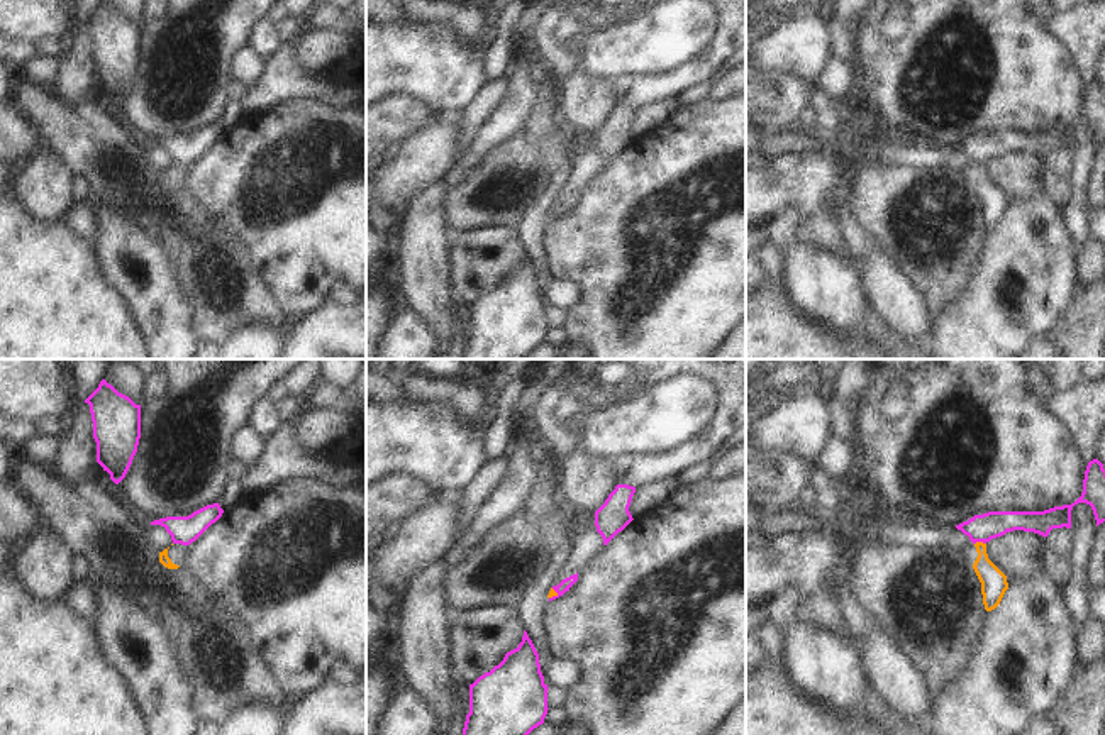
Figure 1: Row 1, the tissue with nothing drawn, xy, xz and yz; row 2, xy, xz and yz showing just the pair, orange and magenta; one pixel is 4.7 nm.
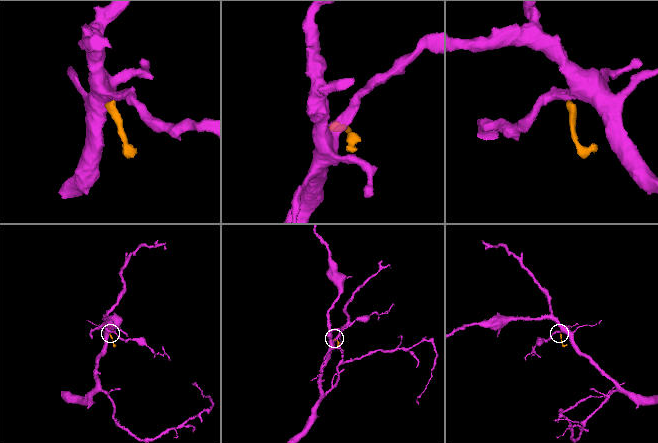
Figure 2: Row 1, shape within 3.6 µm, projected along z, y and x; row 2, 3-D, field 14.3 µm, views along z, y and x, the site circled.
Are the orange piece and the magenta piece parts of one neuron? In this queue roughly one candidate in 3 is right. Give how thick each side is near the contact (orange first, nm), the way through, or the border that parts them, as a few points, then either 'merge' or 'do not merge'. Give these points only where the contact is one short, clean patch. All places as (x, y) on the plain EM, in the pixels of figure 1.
130/130 nm | along yz (985, 163), (975, 165) | do not merge

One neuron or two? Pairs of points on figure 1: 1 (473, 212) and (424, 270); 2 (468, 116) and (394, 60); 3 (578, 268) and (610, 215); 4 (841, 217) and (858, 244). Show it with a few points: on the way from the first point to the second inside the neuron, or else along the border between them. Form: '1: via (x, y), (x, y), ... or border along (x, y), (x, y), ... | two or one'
1: border along (444, 192), (444, 219), (451, 232) | two
2: border along (488, 82), (458, 114) | two
3: via (592, 254), (610, 236), (610, 229) | one
4: via (848, 224), (856, 237) | one

